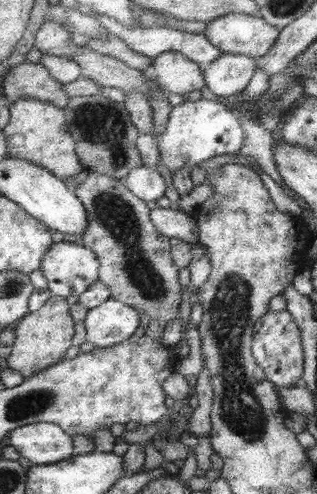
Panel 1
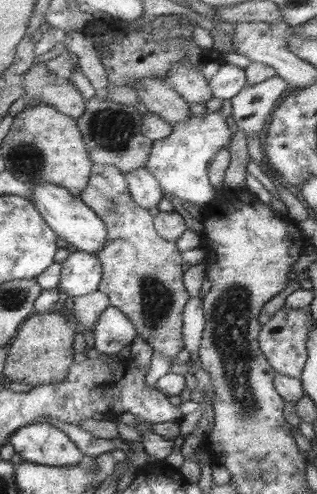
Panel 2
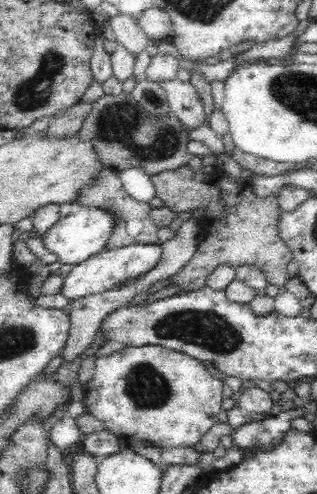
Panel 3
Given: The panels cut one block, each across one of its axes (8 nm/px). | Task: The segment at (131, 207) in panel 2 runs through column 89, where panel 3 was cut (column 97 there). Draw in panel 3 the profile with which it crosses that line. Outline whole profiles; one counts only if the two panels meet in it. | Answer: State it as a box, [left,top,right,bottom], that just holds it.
[76,168,160,250]

